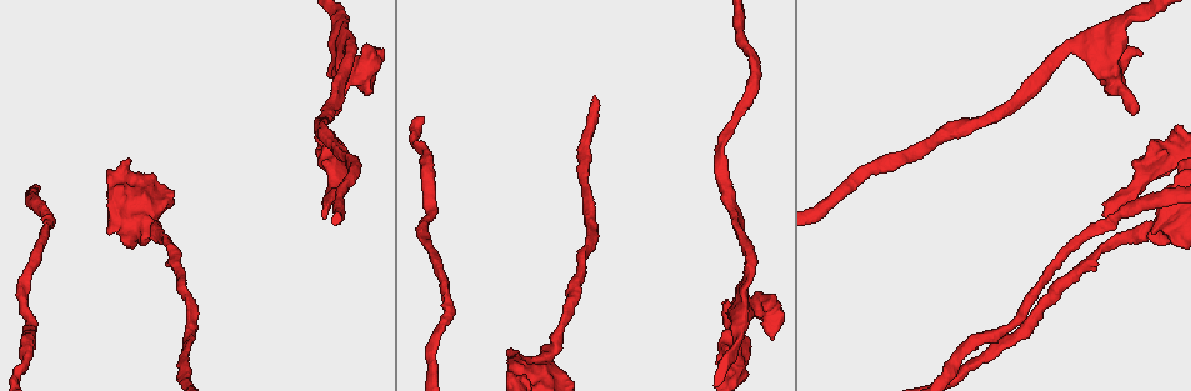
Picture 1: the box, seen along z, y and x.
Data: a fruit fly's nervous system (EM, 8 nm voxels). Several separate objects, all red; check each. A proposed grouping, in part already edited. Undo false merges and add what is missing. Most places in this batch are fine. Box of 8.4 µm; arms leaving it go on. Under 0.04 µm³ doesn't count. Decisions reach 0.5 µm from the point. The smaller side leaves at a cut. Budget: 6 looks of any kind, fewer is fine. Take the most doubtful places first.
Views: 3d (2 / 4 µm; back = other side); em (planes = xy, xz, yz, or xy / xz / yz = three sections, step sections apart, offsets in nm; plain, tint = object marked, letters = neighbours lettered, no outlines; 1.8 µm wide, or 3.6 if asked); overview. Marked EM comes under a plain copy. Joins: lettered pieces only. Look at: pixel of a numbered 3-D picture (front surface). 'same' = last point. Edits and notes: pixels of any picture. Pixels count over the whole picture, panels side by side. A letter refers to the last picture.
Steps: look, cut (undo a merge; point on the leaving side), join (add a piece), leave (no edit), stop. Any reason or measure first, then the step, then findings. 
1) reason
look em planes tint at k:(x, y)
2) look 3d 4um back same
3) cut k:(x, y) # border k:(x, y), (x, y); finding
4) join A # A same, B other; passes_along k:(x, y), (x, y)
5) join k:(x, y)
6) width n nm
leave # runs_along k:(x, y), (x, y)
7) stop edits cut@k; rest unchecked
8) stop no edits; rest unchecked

an open end
look 3d 2um at 1:(723, 303)

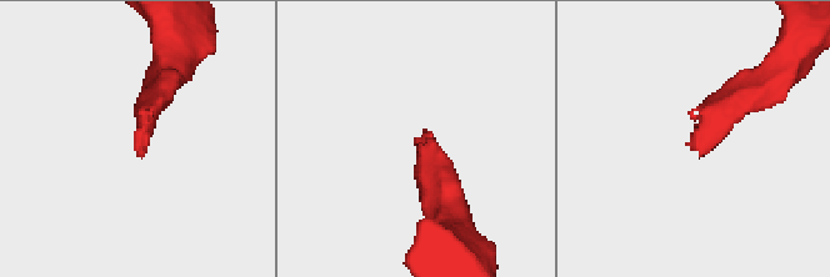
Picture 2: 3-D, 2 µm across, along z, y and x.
look em 3.6um planes letters at 2:(699, 158)

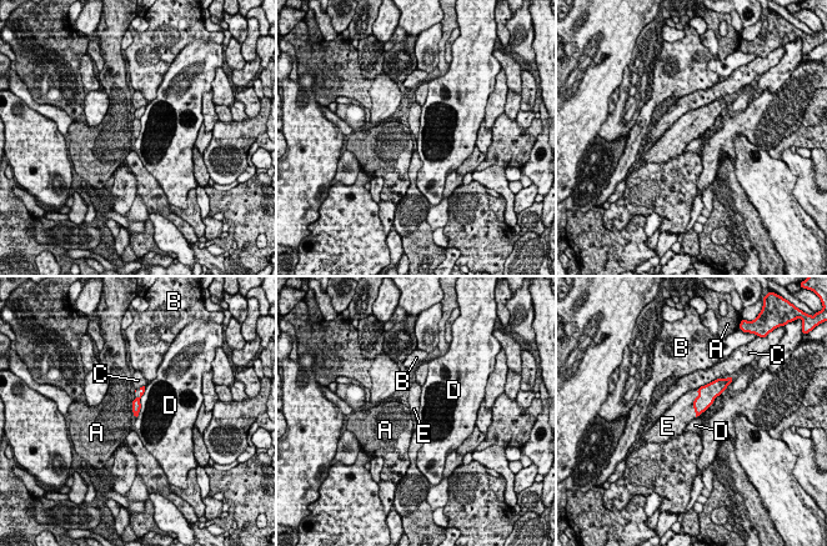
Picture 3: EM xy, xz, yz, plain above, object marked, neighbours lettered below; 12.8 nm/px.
longest_contact D 550 nm
join E # A other, B other, C other, D other, E same; passes_along 3:(707, 394), (693, 402), (681, 412); it goes on there

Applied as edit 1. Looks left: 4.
redraw
look overview

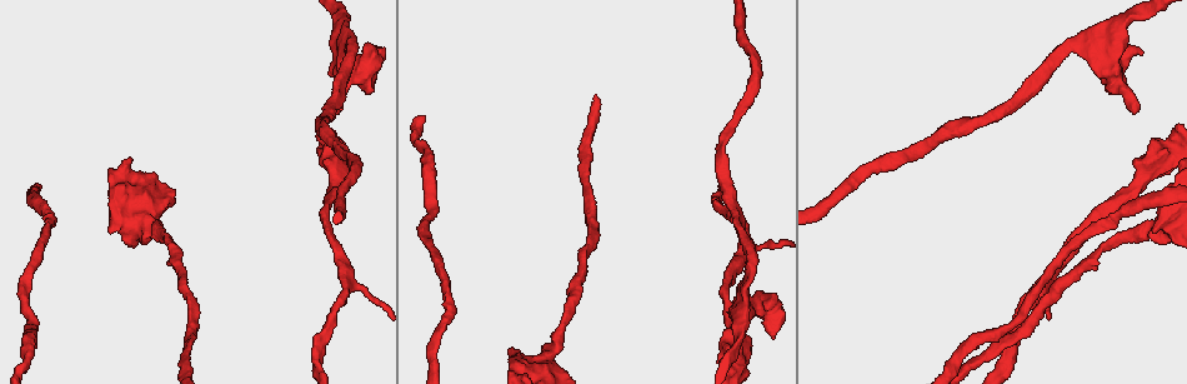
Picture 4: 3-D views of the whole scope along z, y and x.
sharp bend
look 3d 2um at 4:(752, 303)

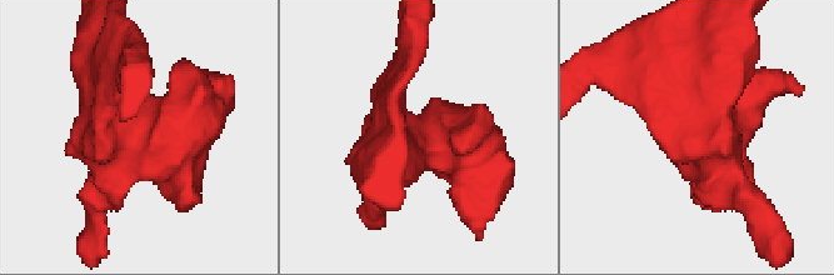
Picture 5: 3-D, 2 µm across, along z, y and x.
now the EM
look em planes tint at 5:(126, 134)

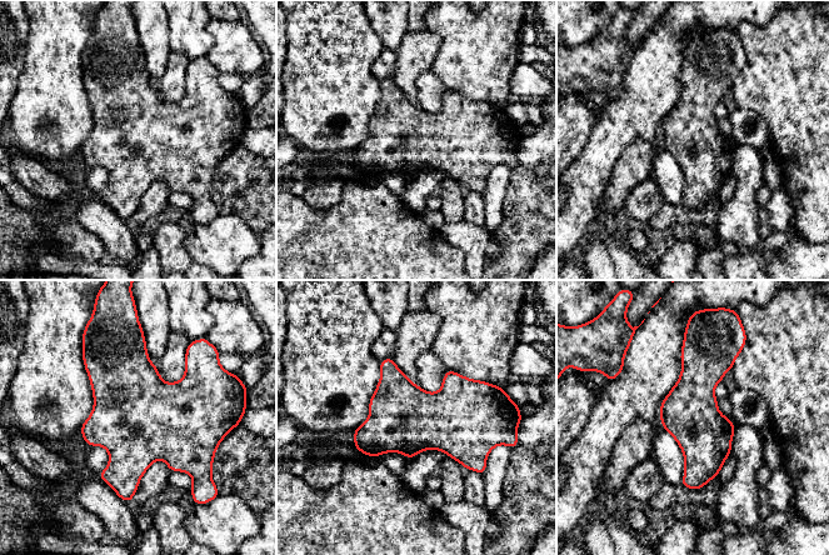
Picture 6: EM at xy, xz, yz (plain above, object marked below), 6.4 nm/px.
what lies round it
look em planes letters same

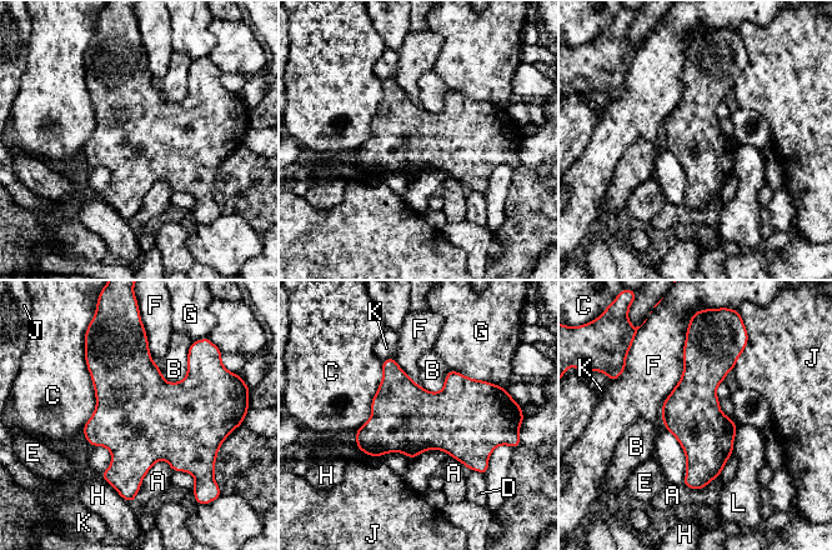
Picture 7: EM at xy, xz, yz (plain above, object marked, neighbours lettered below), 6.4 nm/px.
width 380 nm; longest_contact F 550 nm
leave # A other, B other, C other, D other, E other, F other, G other, H other, J other, K other, L other; one cell here

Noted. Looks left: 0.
stop edits join@3; rest unchecked

